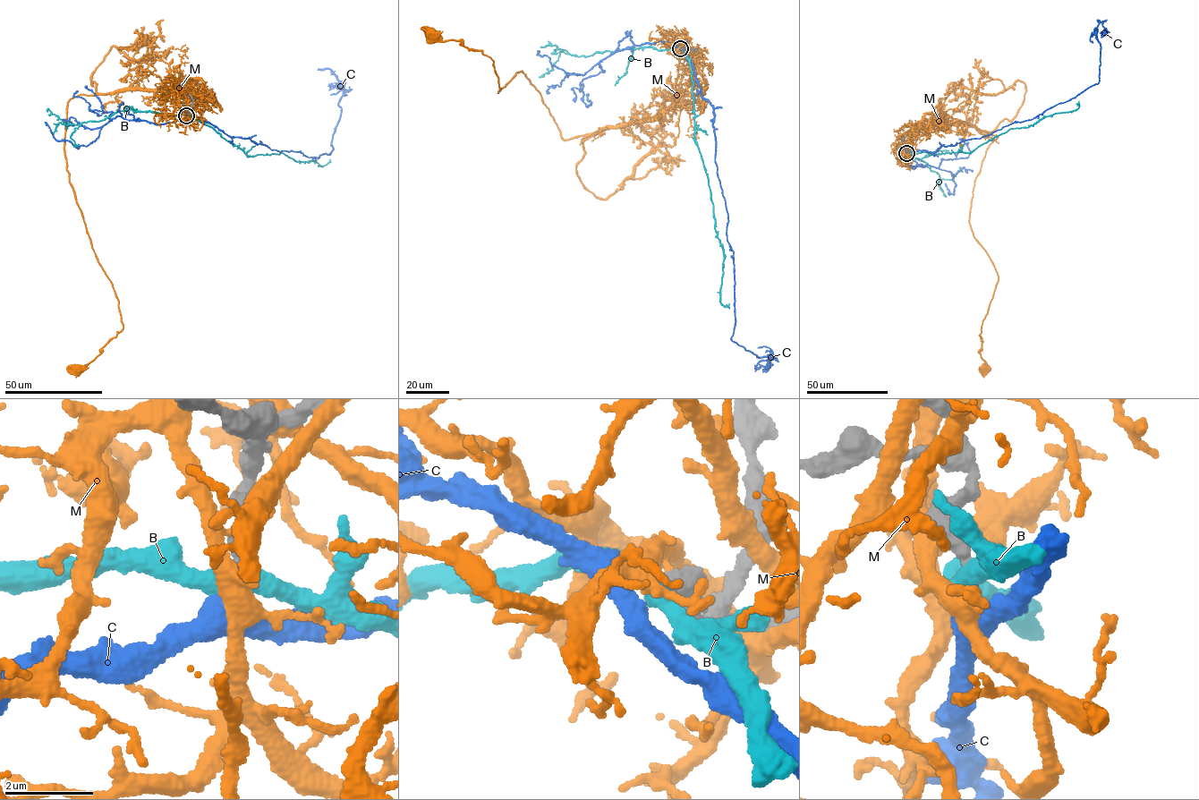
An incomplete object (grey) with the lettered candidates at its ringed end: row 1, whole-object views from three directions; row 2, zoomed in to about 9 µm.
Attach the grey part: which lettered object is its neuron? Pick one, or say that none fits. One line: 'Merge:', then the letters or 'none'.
Merge: C

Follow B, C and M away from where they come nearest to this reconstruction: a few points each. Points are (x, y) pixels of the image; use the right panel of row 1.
B: (906, 153), (973, 152), (1010, 129), (1029, 127), (1047, 116), (1076, 110), (1079, 101)
C: (906, 154), (981, 138), (1075, 97), (1098, 83), (1101, 44), (1094, 30), (1101, 22), (1107, 30), (1101, 38)
M: (905, 152), (927, 114), (998, 136), (975, 179), (969, 222), (999, 279), (980, 335), (984, 370)

